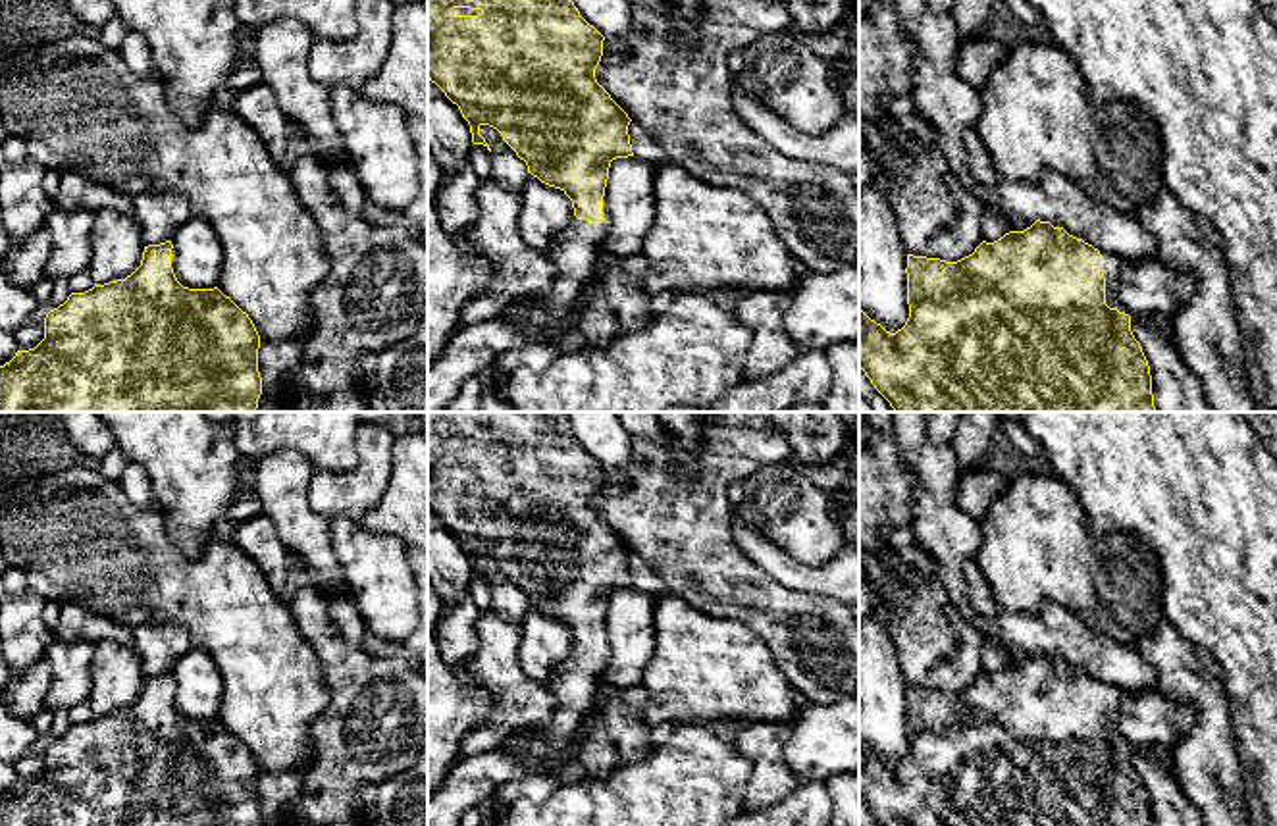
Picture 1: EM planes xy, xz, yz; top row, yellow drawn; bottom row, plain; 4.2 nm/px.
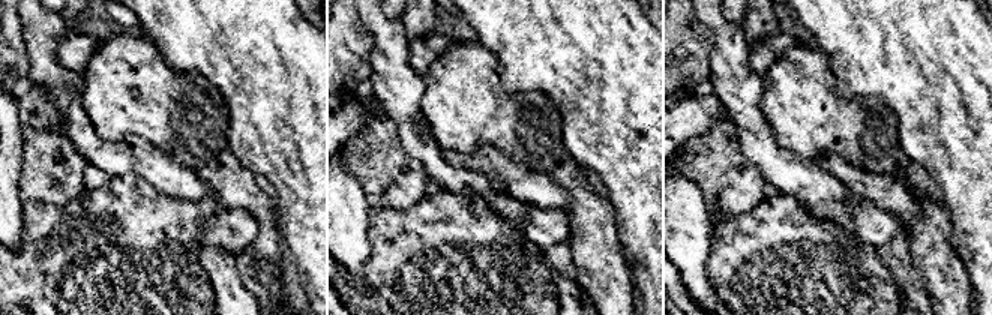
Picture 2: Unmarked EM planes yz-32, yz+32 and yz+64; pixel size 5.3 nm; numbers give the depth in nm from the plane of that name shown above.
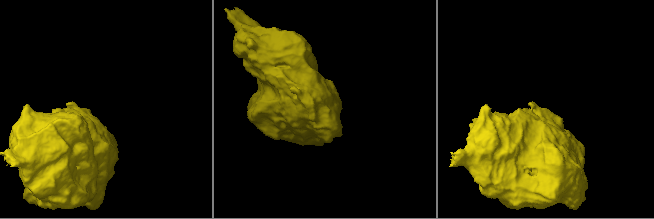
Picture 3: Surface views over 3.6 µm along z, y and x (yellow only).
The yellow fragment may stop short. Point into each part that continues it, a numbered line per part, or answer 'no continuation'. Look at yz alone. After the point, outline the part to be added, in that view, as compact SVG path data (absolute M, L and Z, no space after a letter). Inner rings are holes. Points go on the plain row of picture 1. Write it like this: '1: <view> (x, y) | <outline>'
1: yz (1112, 696) | M1098 680L1100 682L1100 680ZM1100 682L1102 685L1102 703L1106 709L1106 736L1109 739L1117 739L1117 720L1119 720L1119 709L1121 701L1127 693L1140 695L1144 691L1131 691L1113 684Z

